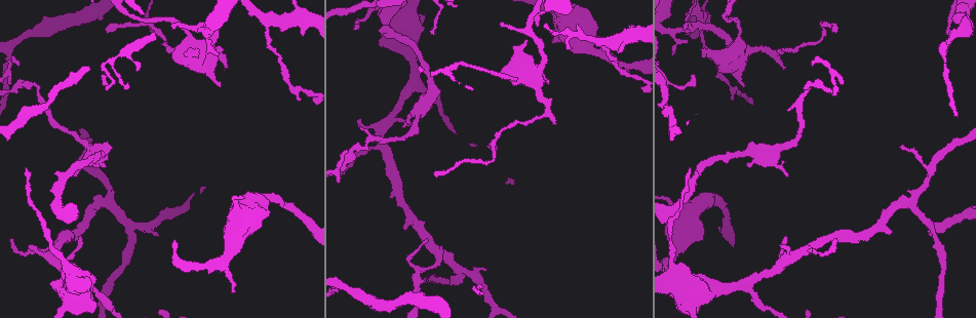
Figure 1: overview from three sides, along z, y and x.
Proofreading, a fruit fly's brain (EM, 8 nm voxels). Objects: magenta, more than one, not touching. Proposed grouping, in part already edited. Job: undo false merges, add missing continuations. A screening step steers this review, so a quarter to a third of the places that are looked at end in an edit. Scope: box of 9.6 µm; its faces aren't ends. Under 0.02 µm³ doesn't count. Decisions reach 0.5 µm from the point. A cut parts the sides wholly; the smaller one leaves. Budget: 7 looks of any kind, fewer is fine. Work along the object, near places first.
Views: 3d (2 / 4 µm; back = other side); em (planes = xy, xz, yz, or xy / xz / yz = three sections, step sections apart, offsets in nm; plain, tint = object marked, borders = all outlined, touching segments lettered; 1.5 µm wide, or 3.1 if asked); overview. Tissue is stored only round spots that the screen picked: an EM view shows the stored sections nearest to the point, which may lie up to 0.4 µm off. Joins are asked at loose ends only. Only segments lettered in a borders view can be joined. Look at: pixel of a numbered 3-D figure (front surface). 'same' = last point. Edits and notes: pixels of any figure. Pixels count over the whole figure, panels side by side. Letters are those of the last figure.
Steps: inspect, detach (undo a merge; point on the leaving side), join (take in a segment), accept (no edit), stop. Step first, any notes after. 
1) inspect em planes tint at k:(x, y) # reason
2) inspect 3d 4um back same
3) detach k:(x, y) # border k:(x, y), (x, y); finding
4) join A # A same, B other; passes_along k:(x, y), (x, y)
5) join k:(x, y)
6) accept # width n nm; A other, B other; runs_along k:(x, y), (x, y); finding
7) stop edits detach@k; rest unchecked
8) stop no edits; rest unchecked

inspect em planes borders at 1:(25, 167) # thin end

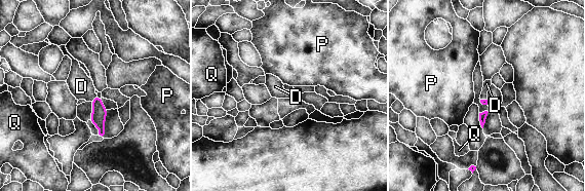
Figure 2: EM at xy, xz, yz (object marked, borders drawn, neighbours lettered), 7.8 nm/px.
join D # D same, P other, Q other; passes_along 2:(98, 117), (94, 98), (81, 86); it goes on there

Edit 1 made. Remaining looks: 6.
inspect overview

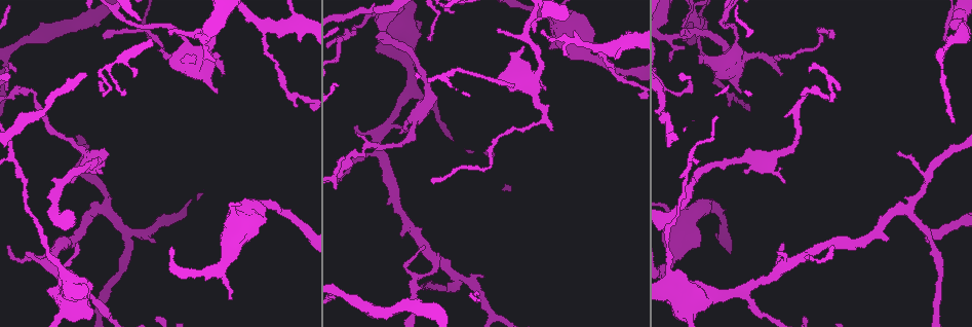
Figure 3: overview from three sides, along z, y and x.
inspect em planes borders at 3:(820, 43) # sharp bend

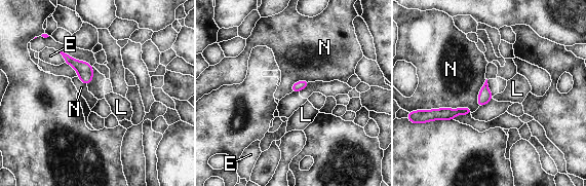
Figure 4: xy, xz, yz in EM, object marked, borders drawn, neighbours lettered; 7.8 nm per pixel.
accept # width 80 nm; E other, L other, N other; border 4:(423, 110), (469, 107), (472, 112); continuous, no second neuron

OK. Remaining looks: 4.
inspect 3d 2um at 3:(544, 29)

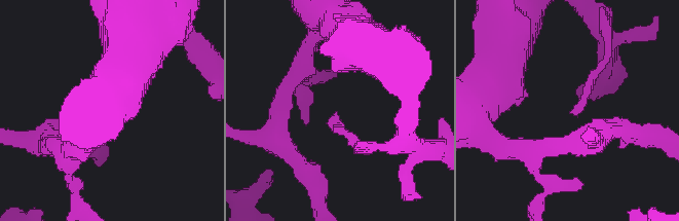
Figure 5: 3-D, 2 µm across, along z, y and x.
inspect em planes borders at 5:(335, 112)

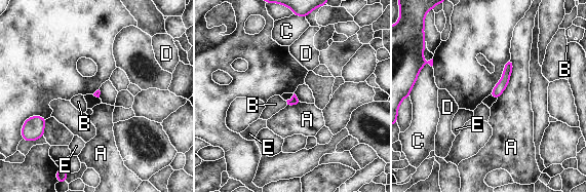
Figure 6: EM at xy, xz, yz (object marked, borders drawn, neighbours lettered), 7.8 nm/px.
accept # A other, B other, C other, D other, E other; runs_along 6:(509, 63), (505, 80), (495, 94); no lettered segment goes on from it

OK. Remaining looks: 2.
stop edits join@2; rest unchecked

